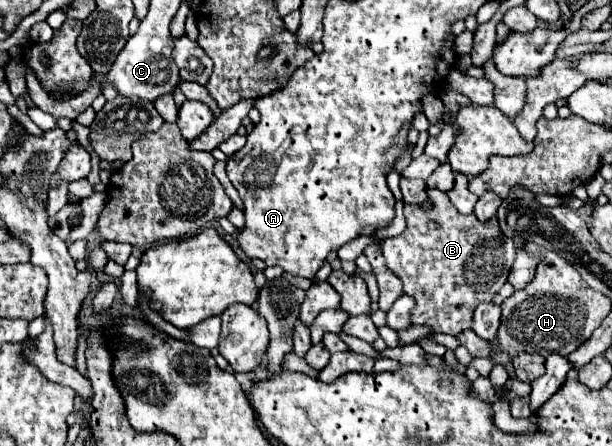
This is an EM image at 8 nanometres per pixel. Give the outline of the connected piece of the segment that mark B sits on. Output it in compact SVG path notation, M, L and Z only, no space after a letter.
M429 190L427 194L429 200L433 200L435 204L433 210L423 210L417 204L405 204L407 228L397 238L381 242L383 256L387 268L403 282L403 292L415 298L411 322L415 326L429 326L433 332L457 336L461 330L471 328L475 308L481 302L491 302L491 298L507 282L509 270L517 256L517 248L511 238L505 238L505 234L501 234L497 218L491 218L489 222L479 222L475 214L459 214L457 208L449 202L447 194L443 194L441 190Z

